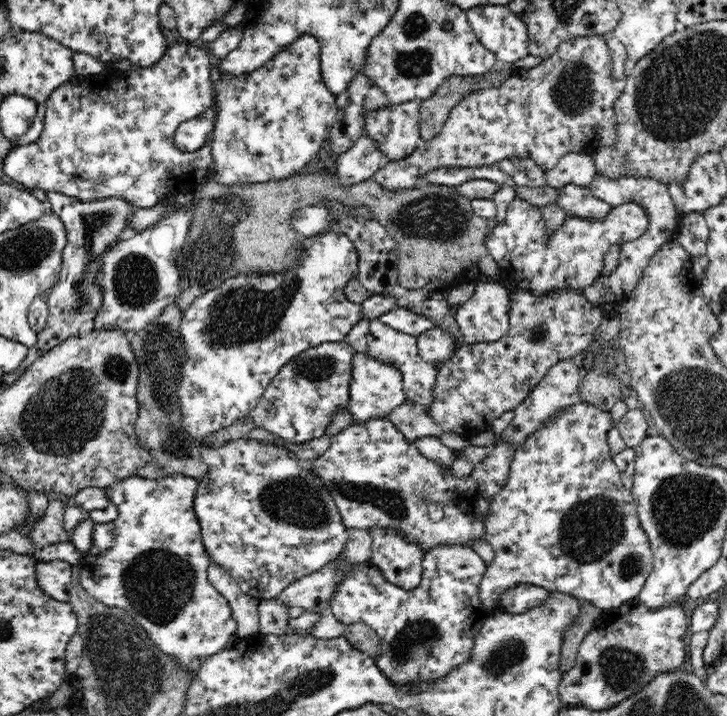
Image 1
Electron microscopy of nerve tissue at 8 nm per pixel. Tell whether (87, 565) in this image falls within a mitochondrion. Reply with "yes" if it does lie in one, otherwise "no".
no

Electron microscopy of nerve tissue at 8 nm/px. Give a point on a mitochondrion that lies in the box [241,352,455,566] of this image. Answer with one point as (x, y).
(296, 500)

